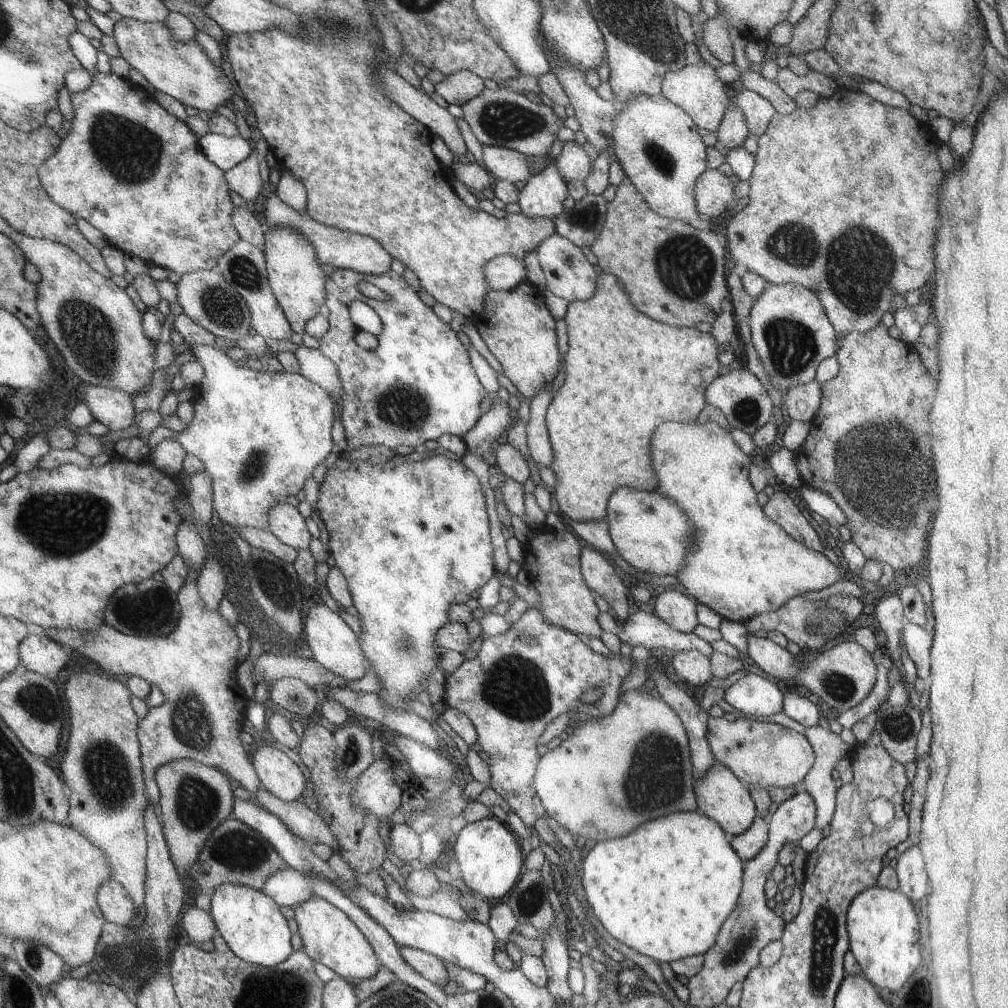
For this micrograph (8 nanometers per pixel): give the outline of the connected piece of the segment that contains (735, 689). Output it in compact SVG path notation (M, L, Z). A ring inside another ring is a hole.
M752 673L730 686L724 699L745 716L767 721L773 715L783 713L782 700L785 700L774 682Z

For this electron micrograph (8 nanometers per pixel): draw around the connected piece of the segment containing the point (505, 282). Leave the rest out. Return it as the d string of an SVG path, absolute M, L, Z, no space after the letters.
M509 255L491 259L485 265L484 278L491 291L510 291L527 280L522 258Z

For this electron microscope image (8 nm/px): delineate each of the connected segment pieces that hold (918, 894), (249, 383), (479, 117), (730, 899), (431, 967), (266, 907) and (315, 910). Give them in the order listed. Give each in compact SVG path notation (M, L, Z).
M911 844L910 848L897 858L896 874L899 881L899 892L909 900L917 903L928 894L928 876L924 872L924 860L918 846Z
M212 345L194 346L192 348L192 352L196 356L196 359L204 366L204 369L206 370L206 377L204 378L204 381L198 386L200 394L198 394L198 398L196 398L196 402L194 402L193 405L195 409L194 420L192 420L192 422L190 422L190 425L188 425L188 430L178 434L176 440L178 440L179 444L185 449L187 453L195 454L198 458L200 458L200 461L204 463L204 467L206 467L205 470L213 477L213 509L216 510L216 512L219 514L220 520L222 520L222 522L226 526L226 530L229 530L233 534L233 531L231 531L230 528L234 527L253 527L256 529L269 529L269 512L274 508L274 506L278 505L279 503L286 503L288 500L288 496L296 497L300 493L302 486L304 486L304 482L306 482L308 478L313 476L316 467L323 461L326 461L331 451L336 450L336 446L332 441L331 434L334 421L336 420L336 417L338 415L336 402L333 400L333 398L330 398L329 393L324 388L317 386L316 384L314 384L313 381L307 380L304 376L301 376L300 373L288 373L283 369L281 371L266 370L264 372L264 370L260 370L260 372L257 372L256 370L251 370L248 367L244 368L244 366L239 366L237 362L230 359L226 353L221 352L218 347L213 347Z
M499 88L485 91L462 104L464 121L470 127L476 140L483 146L505 147L524 155L544 157L556 148L555 132L564 126L564 119L554 114L544 104L530 102L526 96L511 90Z
M698 812L671 813L643 823L630 835L599 841L582 862L582 882L596 919L616 940L662 963L704 955L740 900L742 866L724 829Z
M398 946L398 953L408 965L415 969L415 972L442 988L450 981L446 964L438 956L413 947Z
M225 883L216 888L211 899L210 914L218 933L242 961L273 968L295 952L290 942L292 930L288 926L288 920L280 912L280 906L260 889Z
M313 896L311 900L293 907L295 920L303 939L303 948L311 960L332 969L336 974L348 980L367 980L381 971L382 964L377 952L369 944L368 938L344 912L321 897Z

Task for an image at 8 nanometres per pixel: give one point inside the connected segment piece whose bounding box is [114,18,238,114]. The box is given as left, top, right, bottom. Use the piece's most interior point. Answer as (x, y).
(184, 71)

